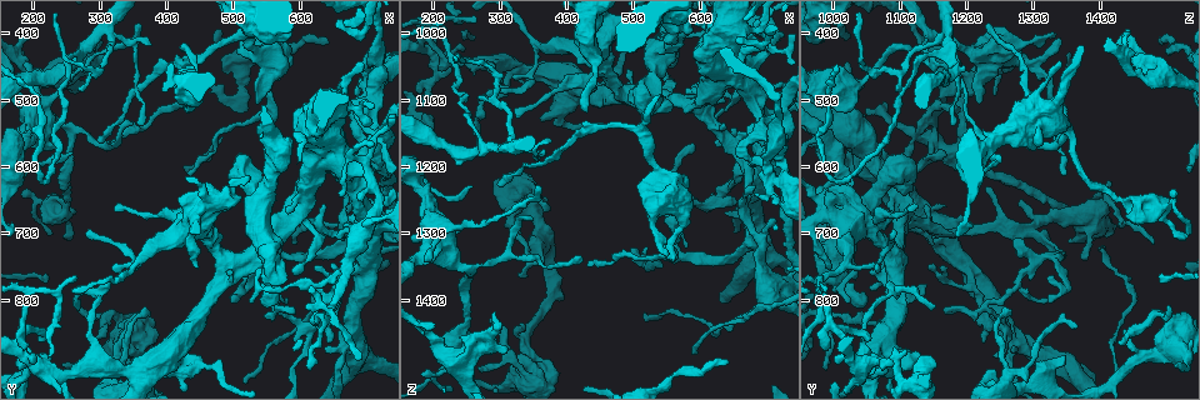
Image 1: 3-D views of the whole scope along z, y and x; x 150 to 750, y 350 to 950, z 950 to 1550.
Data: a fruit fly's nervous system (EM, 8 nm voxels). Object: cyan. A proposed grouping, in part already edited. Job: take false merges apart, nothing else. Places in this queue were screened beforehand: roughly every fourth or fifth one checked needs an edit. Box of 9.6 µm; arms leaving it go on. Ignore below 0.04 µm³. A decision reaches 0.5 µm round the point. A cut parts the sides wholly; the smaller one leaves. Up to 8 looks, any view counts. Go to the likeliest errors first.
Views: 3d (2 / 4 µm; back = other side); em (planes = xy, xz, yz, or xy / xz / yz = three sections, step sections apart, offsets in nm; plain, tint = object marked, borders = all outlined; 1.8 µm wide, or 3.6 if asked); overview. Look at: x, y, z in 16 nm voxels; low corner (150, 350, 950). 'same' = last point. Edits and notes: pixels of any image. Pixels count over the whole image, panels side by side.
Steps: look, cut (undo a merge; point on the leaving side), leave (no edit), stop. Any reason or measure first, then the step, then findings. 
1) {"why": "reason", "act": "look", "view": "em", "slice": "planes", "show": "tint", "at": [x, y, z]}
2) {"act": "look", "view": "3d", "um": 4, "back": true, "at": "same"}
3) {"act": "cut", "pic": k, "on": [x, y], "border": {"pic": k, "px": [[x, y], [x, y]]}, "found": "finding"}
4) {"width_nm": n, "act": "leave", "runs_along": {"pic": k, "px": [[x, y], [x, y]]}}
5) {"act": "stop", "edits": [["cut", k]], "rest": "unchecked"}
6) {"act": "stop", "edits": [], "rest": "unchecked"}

{"why": "calibre changes", "act": "look", "view": "em", "slice": "xy", "step": 16, "show": "plain", "at": [570, 770, 1005]}

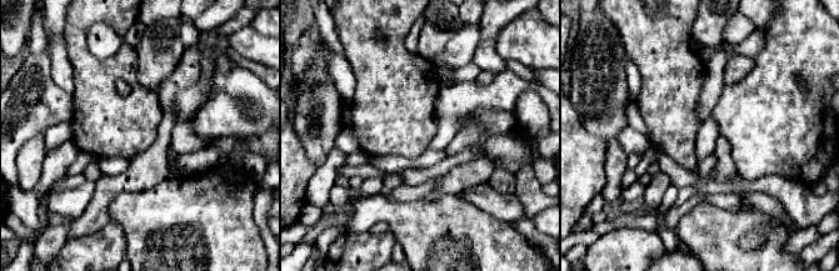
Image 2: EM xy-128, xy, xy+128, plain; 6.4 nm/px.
{"act": "look", "view": "em", "slice": "xy", "step": 16, "show": "tint", "at": "same"}

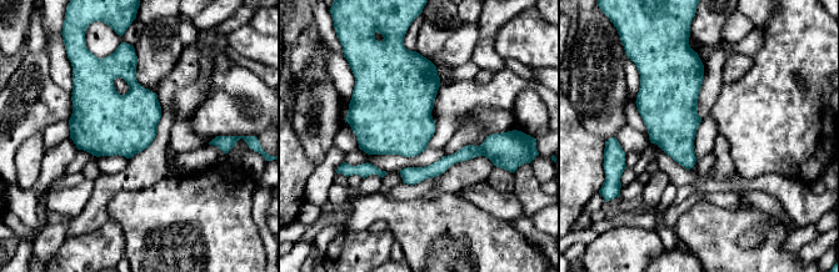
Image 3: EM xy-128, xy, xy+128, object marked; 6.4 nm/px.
{"act": "leave", "found": "continuous, no second neuron"}

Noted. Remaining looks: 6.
{"why": "thick turns thin", "act": "look", "view": "em", "slice": "planes", "show": "tint", "at": [705, 570, 1145]}

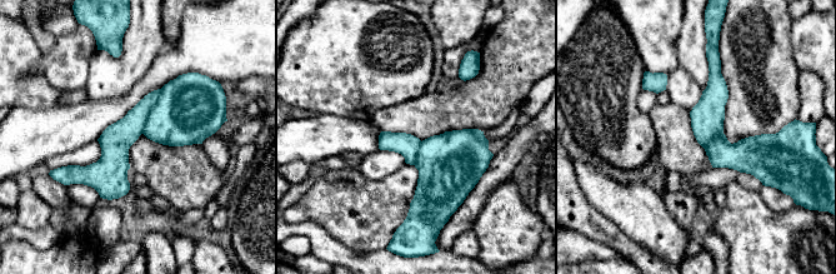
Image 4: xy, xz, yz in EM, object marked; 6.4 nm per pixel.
{"act": "cut", "pic": 4, "on": [188, 110], "border": {"pic": 4, "px": [[161, 89], [141, 133]]}, "found": "two neurons meet here"}

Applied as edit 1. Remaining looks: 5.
{"why": "redraw", "act": "look", "view": "overview"}

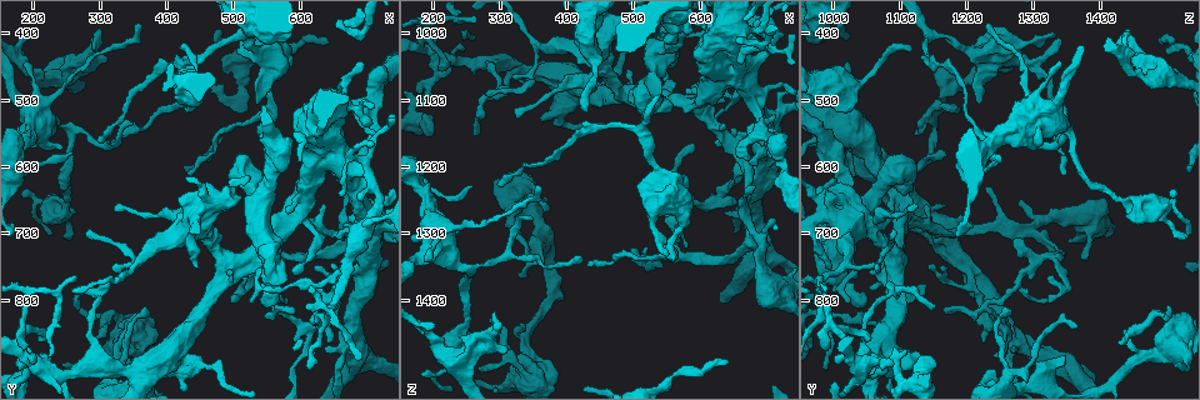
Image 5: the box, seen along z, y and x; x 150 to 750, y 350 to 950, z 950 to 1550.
{"why": "sharp bend", "act": "look", "view": "em", "um": 3.6, "slice": "planes", "show": "tint", "at": [405, 890, 1085]}

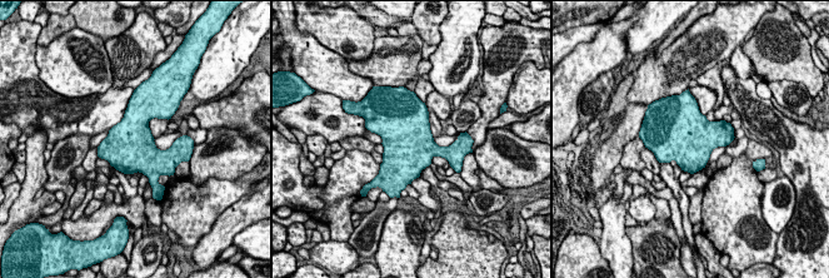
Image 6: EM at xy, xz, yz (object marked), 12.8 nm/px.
{"act": "leave", "found": "one neuron here"}

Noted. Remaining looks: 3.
{"act": "stop", "edits": [["cut", 4]], "rest": "unchecked"}

